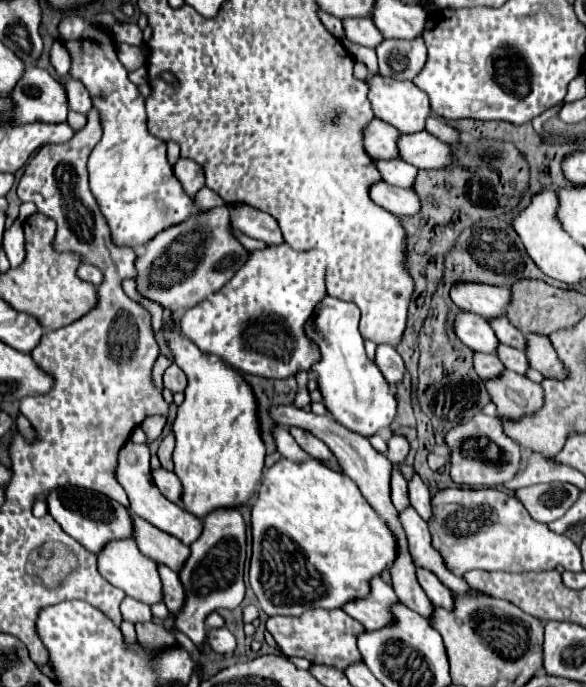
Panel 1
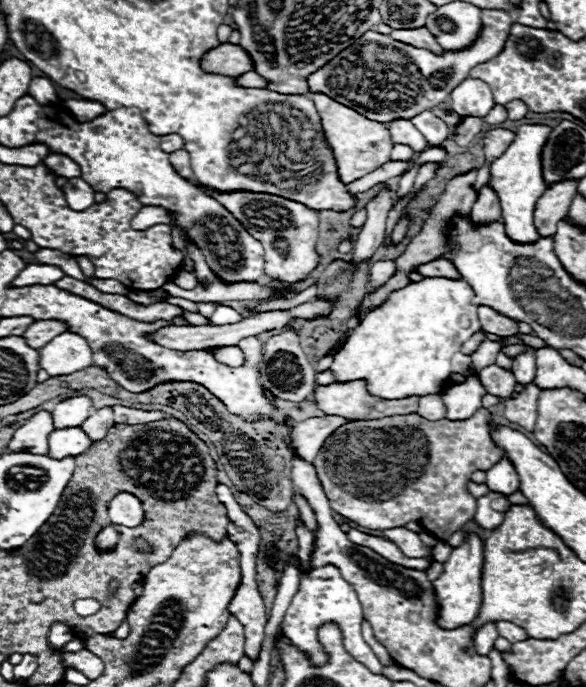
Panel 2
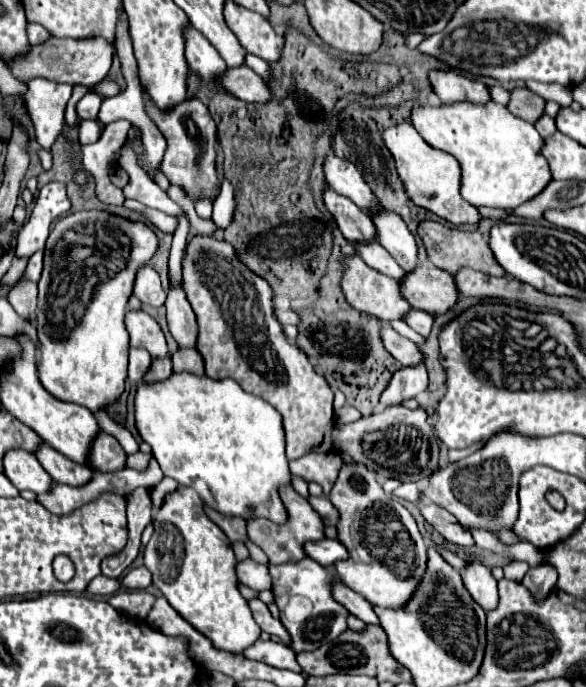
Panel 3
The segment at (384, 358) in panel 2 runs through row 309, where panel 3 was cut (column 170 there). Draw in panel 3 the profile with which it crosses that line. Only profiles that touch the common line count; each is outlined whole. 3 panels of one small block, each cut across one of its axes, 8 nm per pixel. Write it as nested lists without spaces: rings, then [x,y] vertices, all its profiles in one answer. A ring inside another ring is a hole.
[[[182,372],[172,374],[164,382],[140,384],[136,392],[136,428],[142,440],[152,446],[152,454],[164,476],[174,478],[180,486],[194,488],[208,508],[244,520],[266,518],[274,524],[288,522],[288,512],[280,498],[280,486],[292,484],[292,472],[284,452],[282,416],[262,398],[244,392],[238,382]]]

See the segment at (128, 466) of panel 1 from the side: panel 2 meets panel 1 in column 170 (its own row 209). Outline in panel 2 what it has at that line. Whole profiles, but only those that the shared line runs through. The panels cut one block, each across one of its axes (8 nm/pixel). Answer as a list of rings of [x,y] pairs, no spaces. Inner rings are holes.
[[[524,124],[516,130],[516,138],[510,148],[492,162],[490,166],[490,186],[500,196],[502,220],[506,224],[506,232],[514,242],[528,244],[536,242],[538,230],[534,226],[534,206],[542,192],[546,192],[546,182],[542,178],[542,148],[550,136],[552,128],[542,124]]]

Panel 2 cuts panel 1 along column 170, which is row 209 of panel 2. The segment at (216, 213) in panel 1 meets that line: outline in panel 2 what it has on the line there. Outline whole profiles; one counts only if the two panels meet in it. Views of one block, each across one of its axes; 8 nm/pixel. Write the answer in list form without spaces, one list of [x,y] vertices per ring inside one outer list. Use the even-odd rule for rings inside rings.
[[[206,190],[206,192],[210,192],[210,196],[214,196],[228,212],[232,212],[232,216],[256,238],[256,240],[260,240],[262,242],[262,246],[264,246],[264,270],[266,270],[266,274],[268,276],[272,276],[272,278],[278,278],[278,280],[282,280],[282,282],[286,282],[286,284],[296,284],[298,280],[302,280],[310,270],[314,270],[314,266],[318,264],[318,256],[316,256],[316,242],[318,242],[318,216],[316,216],[316,212],[314,210],[310,210],[308,206],[304,206],[304,204],[300,204],[300,202],[294,202],[294,200],[286,200],[286,198],[282,198],[282,196],[274,196],[274,194],[264,194],[264,192],[212,192],[212,190]]]

